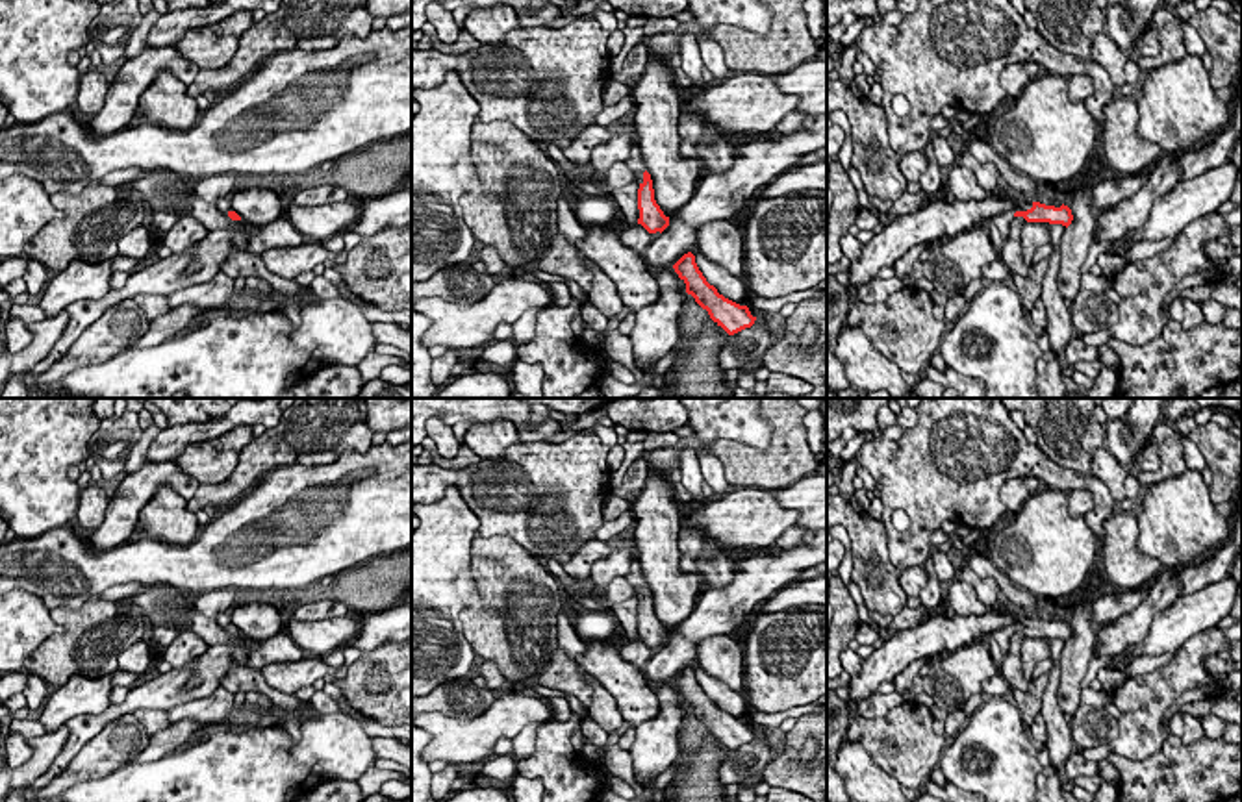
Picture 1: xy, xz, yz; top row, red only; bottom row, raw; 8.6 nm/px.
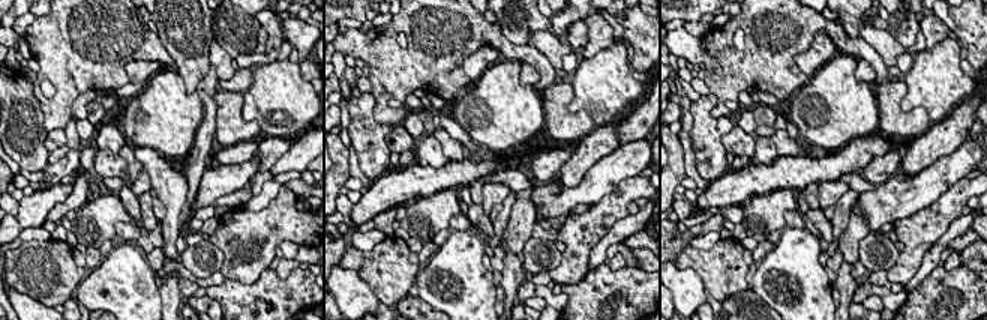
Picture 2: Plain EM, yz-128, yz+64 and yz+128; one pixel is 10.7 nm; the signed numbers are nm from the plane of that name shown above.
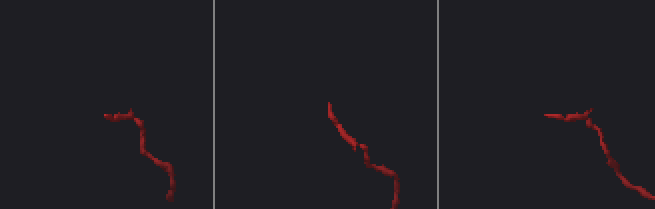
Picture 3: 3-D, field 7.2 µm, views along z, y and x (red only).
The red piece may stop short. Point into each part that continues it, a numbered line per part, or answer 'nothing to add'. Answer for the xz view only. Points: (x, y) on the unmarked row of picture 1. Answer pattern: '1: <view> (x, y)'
1: xz (634, 576)

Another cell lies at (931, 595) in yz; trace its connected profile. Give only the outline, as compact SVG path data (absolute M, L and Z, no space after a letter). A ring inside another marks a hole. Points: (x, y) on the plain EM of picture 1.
M942 530L932 532L932 535L929 539L929 558L923 563L923 569L929 574L929 582L927 582L925 589L919 593L921 606L929 608L929 609L934 609L938 604L942 604L942 591L940 591L942 582L938 580L938 576L934 572L932 554L945 541L947 541L947 533L944 533Z

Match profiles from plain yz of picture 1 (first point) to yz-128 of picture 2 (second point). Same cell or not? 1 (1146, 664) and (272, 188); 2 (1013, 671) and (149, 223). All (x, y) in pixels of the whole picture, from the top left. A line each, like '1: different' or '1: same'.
1: same
2: different

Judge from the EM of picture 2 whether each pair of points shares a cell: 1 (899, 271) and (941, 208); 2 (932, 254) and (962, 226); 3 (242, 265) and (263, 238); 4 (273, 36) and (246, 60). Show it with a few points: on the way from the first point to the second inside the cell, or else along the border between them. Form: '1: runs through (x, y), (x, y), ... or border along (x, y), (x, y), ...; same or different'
1: runs through (912, 256), (917, 238), (932, 223); same
2: runs through (938, 247), (954, 230); same
3: runs through (245, 259), (257, 244); same
4: runs through (272, 47), (266, 57), (257, 59); same

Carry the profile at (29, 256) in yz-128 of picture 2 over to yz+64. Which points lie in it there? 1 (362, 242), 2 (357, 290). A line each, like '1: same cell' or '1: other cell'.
1: other cell
2: other cell

